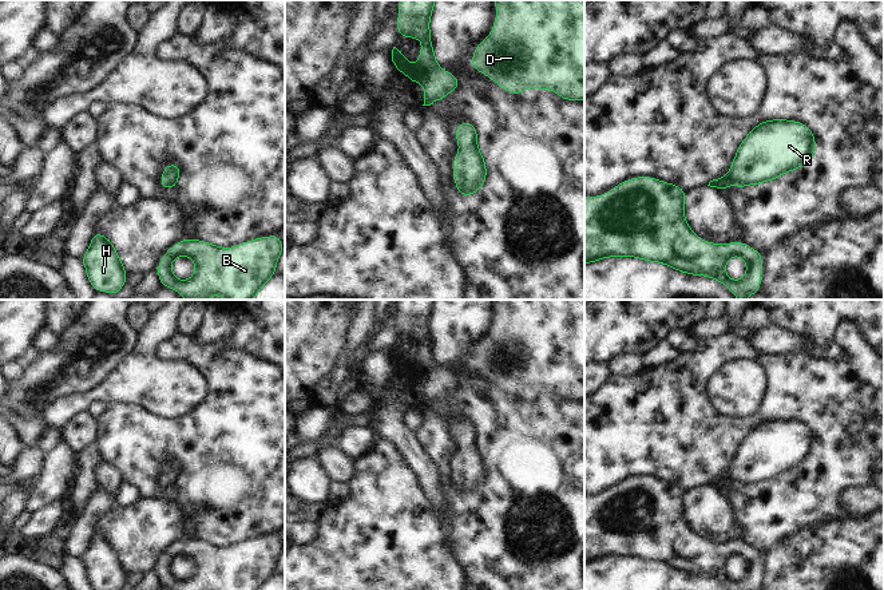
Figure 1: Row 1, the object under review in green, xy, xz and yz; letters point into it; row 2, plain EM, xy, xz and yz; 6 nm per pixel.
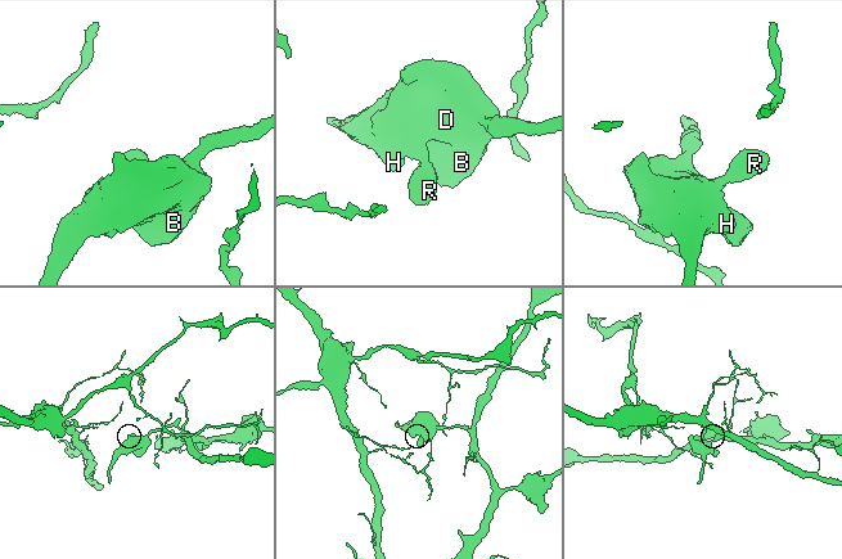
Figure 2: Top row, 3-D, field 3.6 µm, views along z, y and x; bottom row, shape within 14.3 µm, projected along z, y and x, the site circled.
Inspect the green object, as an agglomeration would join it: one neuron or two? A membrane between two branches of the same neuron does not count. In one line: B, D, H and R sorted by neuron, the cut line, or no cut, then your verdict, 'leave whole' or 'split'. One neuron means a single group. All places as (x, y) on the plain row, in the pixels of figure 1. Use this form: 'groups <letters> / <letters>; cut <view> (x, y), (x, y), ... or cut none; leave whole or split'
groups B D H R; cut none; leave whole

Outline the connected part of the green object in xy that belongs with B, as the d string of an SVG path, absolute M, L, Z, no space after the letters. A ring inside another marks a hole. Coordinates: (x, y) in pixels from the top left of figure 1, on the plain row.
M278 534L219 547L195 538L174 543L155 570L162 586L174 590L261 590L274 575L284 550ZM185 555L195 562L191 578L178 579L171 562Z

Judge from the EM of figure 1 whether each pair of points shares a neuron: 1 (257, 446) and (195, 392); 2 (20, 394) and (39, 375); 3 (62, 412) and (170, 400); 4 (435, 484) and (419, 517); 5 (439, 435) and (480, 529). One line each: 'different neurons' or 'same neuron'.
1: different neurons
2: same neuron
3: same neuron
4: different neurons
5: same neuron

